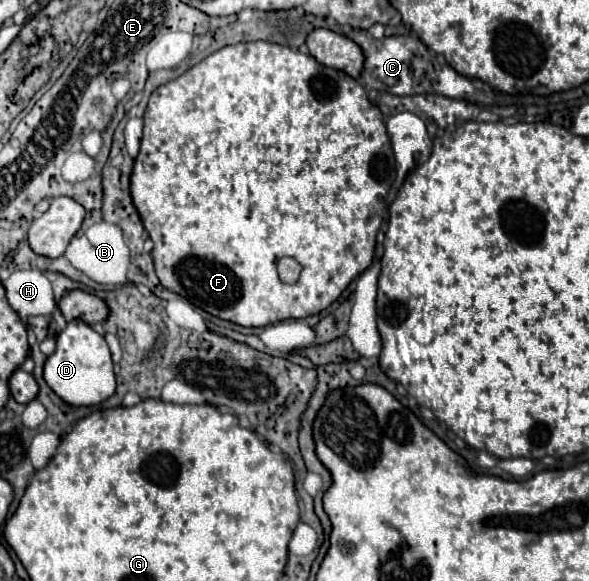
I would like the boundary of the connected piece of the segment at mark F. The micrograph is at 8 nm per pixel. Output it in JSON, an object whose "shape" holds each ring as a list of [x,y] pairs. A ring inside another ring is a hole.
{"shape":[[[254,41],[218,49],[216,53],[208,55],[198,65],[190,67],[186,73],[158,87],[150,95],[148,109],[144,113],[144,135],[140,141],[140,153],[134,161],[132,171],[132,199],[136,209],[140,211],[142,223],[150,239],[154,241],[154,267],[160,283],[166,289],[182,295],[192,305],[204,309],[214,317],[226,319],[242,327],[266,327],[284,319],[304,319],[324,311],[342,295],[342,291],[350,285],[354,277],[358,277],[370,267],[374,259],[376,233],[382,223],[380,209],[394,179],[396,161],[382,111],[376,103],[368,99],[356,79],[348,77],[344,71],[318,63],[314,57],[304,55],[298,49]],[[284,255],[296,257],[302,265],[302,273],[296,285],[284,285],[278,279],[276,261]]]}

